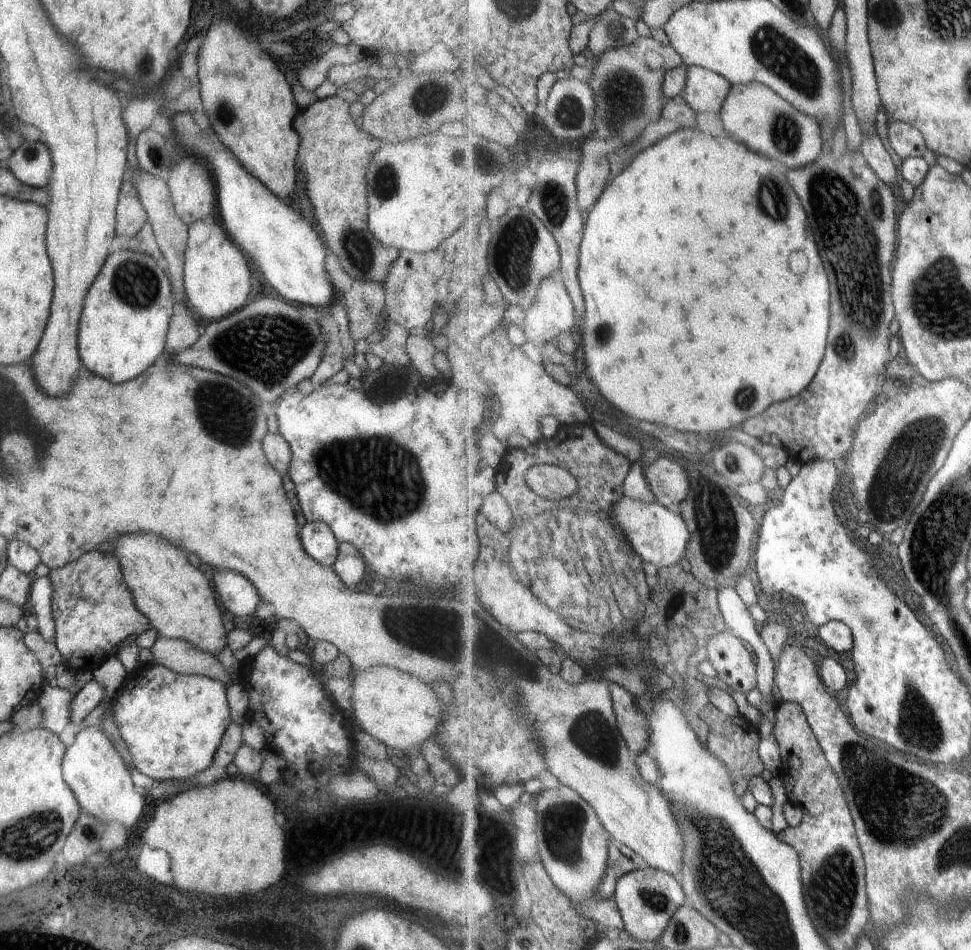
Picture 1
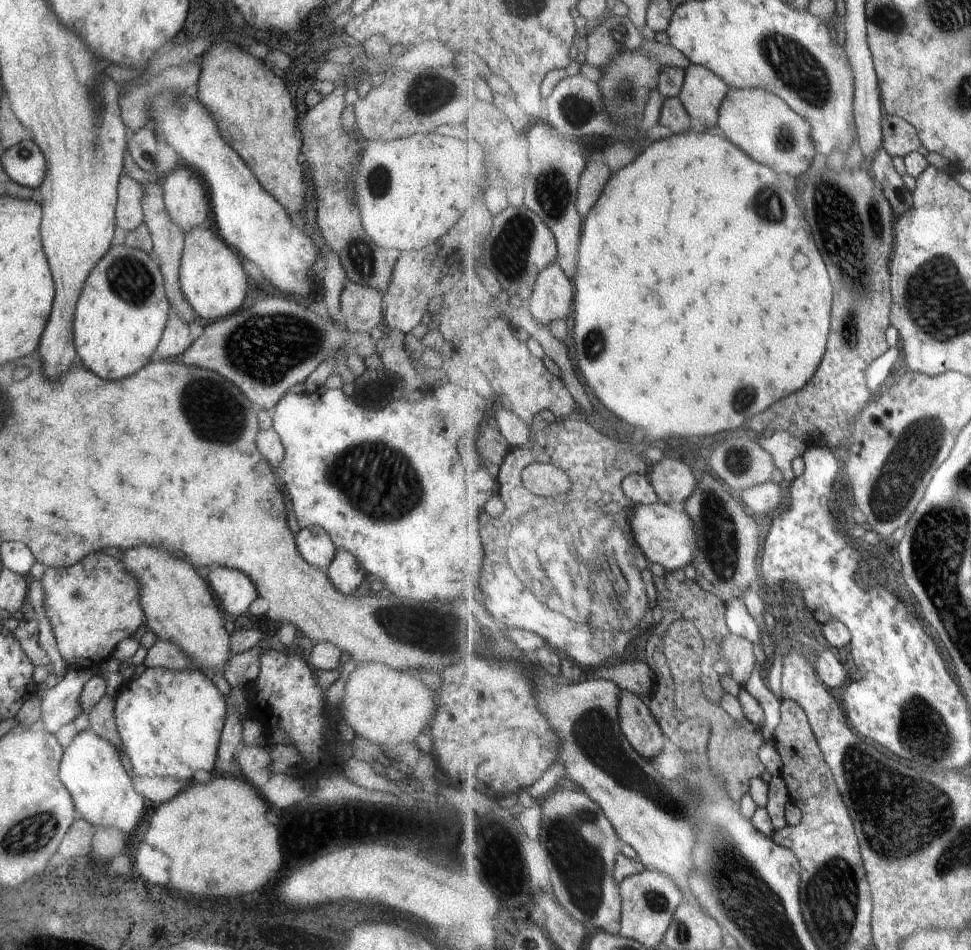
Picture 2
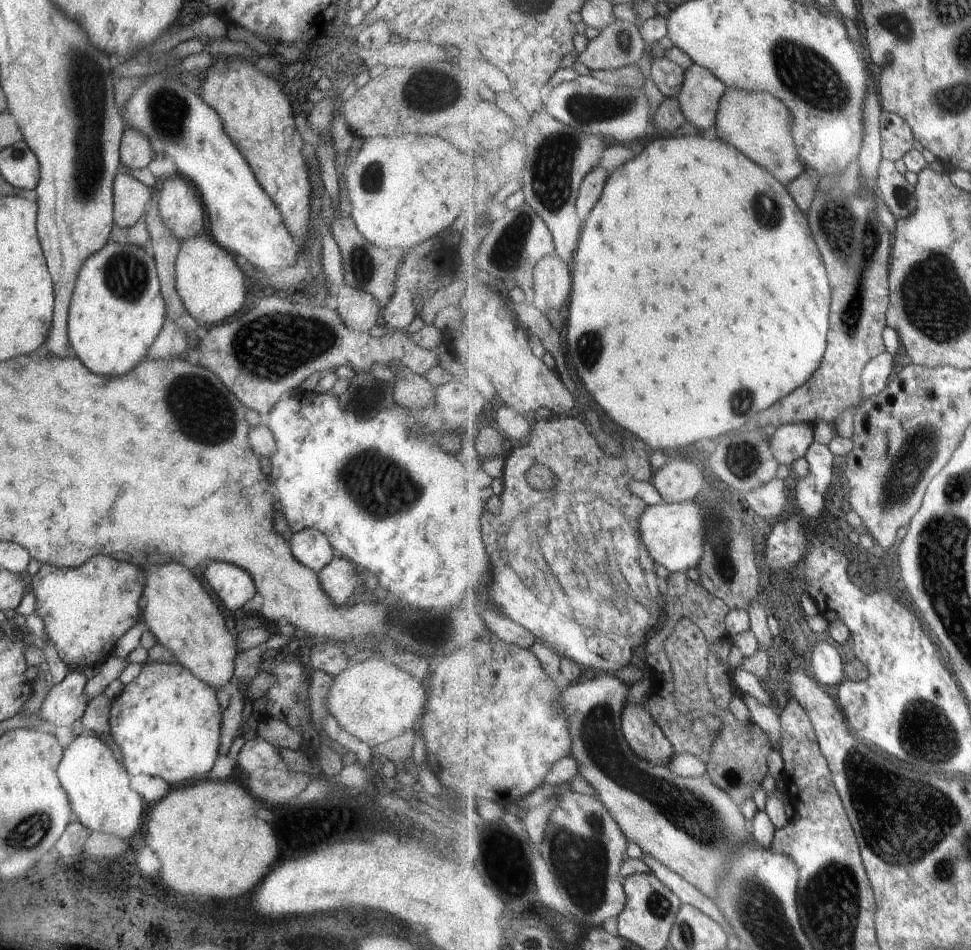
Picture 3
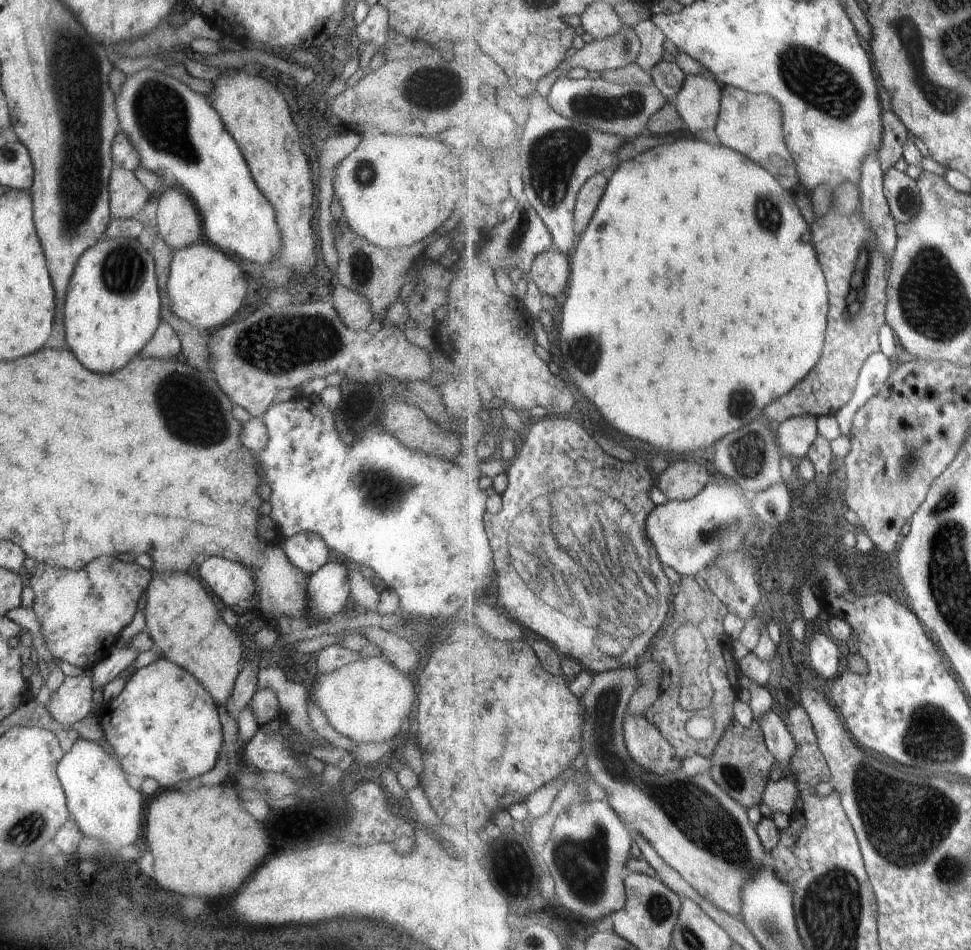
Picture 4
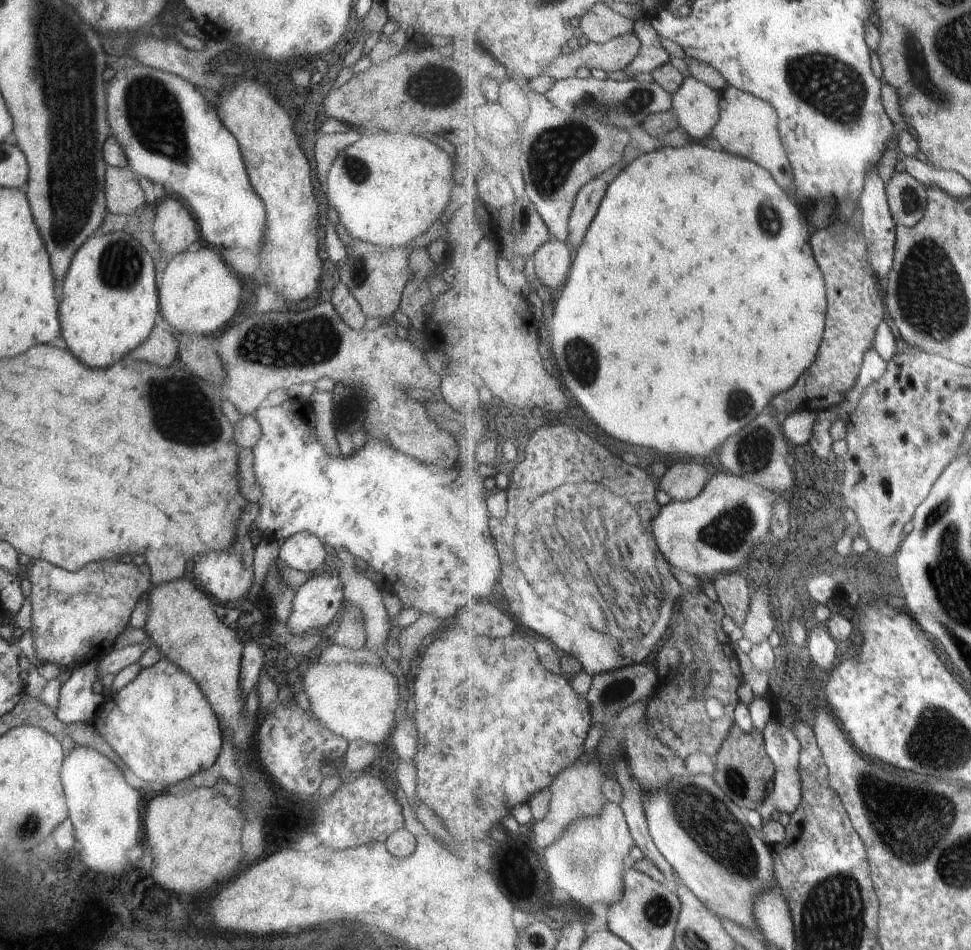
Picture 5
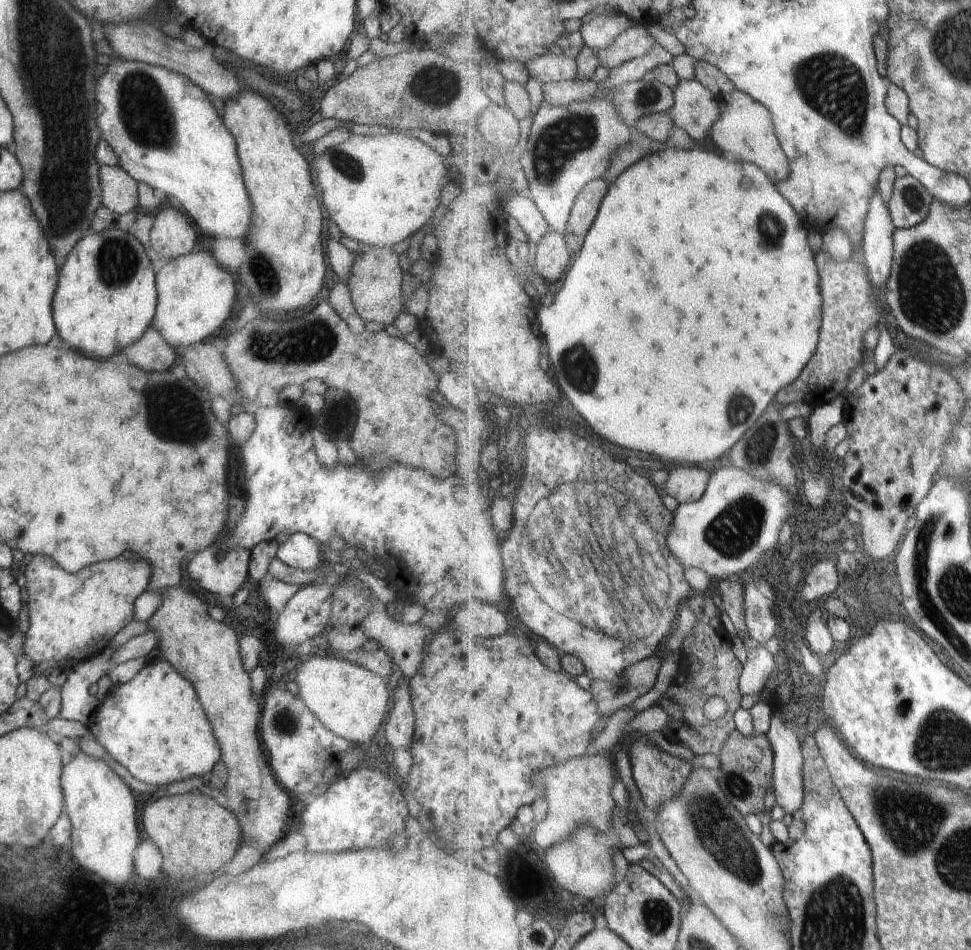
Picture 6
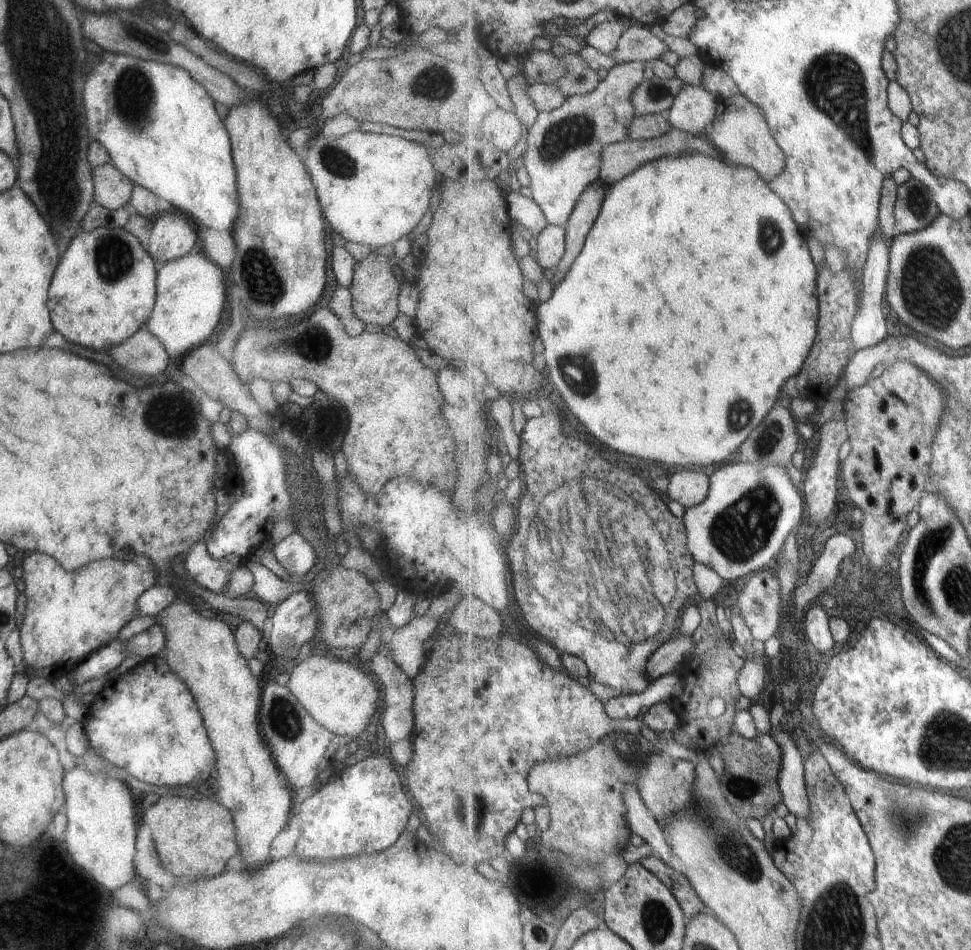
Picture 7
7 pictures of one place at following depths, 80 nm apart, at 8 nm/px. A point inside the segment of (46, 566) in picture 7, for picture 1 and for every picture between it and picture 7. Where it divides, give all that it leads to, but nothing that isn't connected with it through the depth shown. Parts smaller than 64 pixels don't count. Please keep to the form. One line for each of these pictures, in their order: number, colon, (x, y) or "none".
1: (92, 610)
2: (91, 605)
3: (85, 609)
4: (81, 613)
5: (75, 617)
6: (71, 616)

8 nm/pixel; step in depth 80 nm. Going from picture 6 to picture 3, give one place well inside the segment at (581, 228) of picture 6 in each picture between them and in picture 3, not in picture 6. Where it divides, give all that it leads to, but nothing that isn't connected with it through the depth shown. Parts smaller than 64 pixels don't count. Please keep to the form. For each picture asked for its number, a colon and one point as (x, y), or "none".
3: (593, 185)
4: (592, 192)
5: (589, 200)

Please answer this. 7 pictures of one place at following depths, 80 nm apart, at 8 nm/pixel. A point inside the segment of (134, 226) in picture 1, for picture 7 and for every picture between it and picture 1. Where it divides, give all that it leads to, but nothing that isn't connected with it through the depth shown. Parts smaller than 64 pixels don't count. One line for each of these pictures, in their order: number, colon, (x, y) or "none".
2: (128, 211)
3: (130, 197)
4: (126, 195)
5: (123, 196)
6: (119, 194)
7: (112, 190)

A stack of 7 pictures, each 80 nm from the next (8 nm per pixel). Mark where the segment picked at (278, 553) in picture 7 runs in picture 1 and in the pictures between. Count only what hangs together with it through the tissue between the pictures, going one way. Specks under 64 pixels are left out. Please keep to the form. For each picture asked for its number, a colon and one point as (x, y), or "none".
1: (316, 539)
2: (314, 545)
3: (308, 546)
4: (306, 550)
5: (303, 551)
6: (300, 551)

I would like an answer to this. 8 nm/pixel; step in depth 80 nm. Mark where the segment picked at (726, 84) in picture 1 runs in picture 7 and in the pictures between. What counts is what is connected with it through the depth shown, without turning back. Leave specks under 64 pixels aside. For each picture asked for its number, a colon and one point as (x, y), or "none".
2: (703, 93)
3: (702, 92)
4: (699, 102)
5: (696, 104)
6: (696, 109)
7: (694, 110)

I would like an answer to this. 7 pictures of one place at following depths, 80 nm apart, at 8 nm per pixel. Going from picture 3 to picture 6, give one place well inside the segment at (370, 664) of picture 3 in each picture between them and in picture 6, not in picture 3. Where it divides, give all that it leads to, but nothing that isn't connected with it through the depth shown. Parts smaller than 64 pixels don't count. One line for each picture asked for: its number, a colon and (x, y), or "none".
4: (365, 700)
5: (354, 701)
6: (350, 701)

